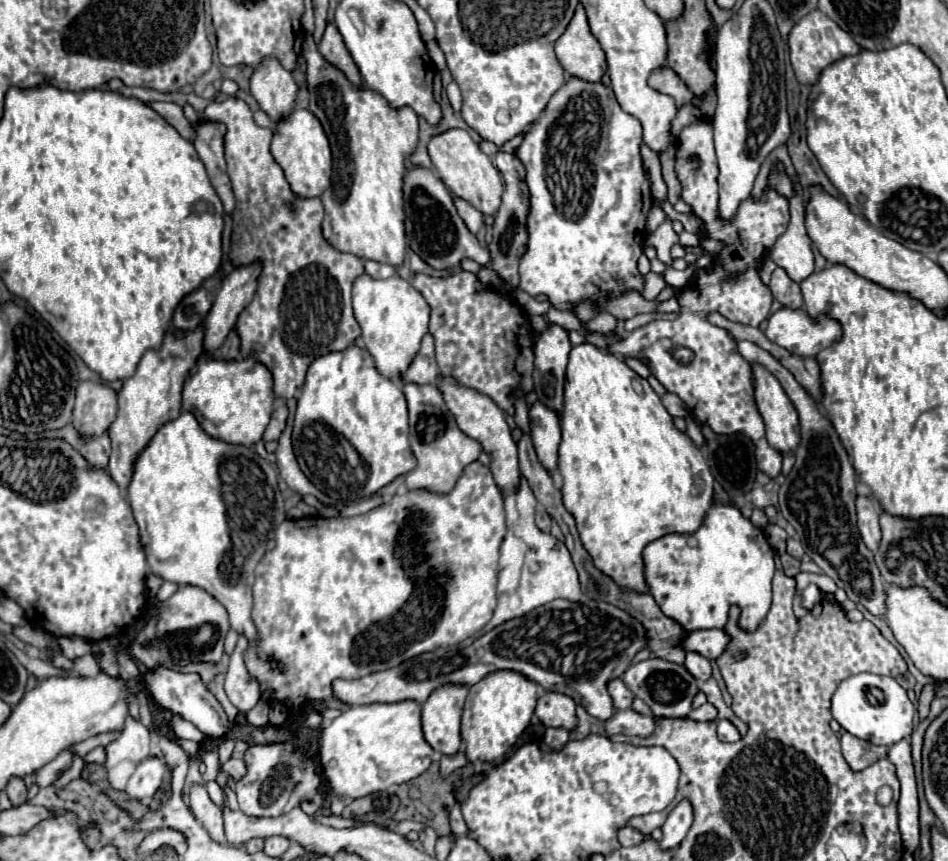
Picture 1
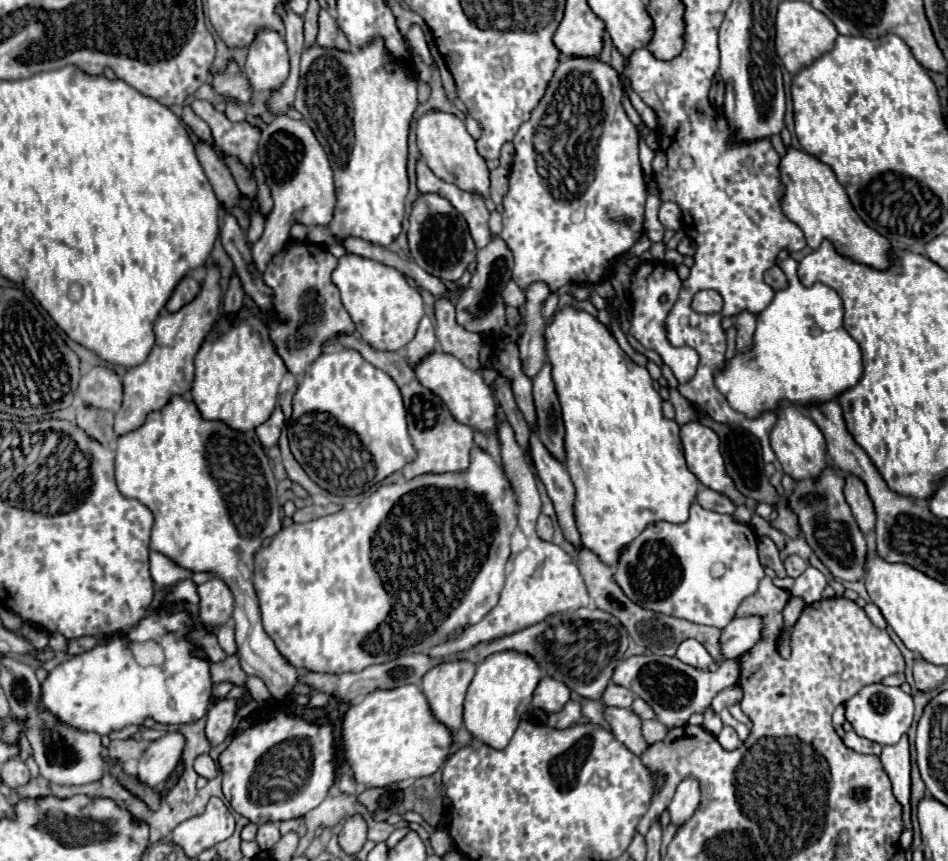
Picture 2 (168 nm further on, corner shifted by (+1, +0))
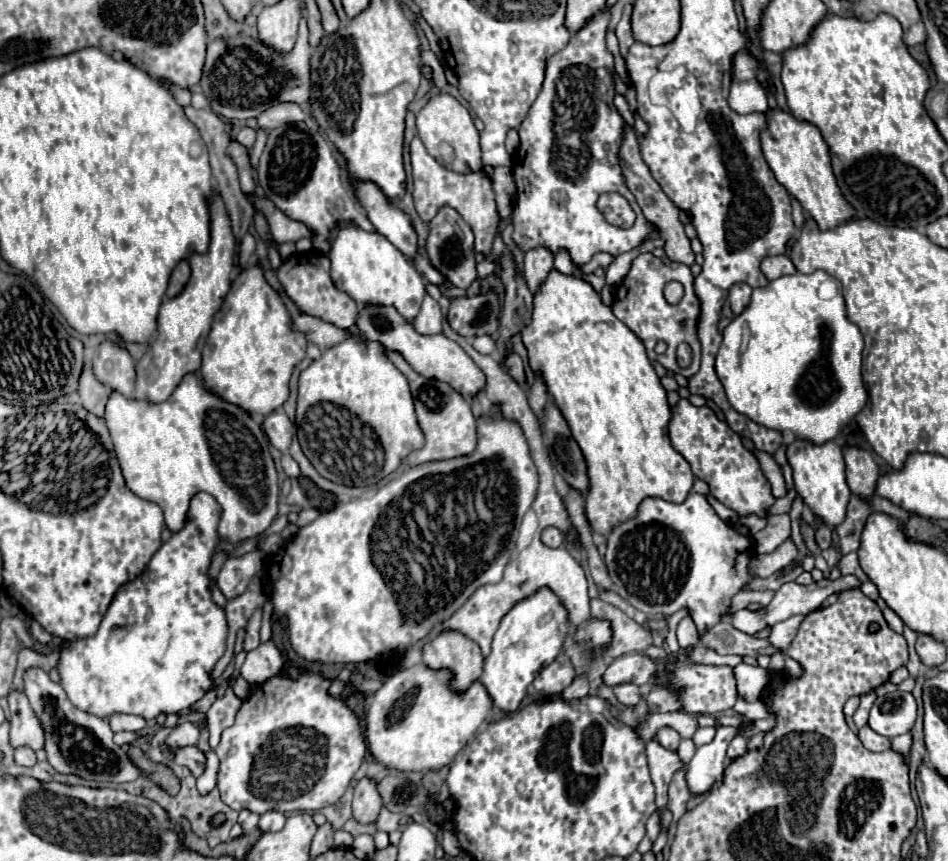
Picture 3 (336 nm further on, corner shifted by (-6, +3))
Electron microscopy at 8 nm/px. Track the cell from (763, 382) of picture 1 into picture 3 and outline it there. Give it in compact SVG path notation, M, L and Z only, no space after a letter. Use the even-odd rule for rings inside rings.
M795 440L787 446L787 460L793 466L793 480L797 496L811 510L813 516L821 518L827 526L839 526L845 520L847 504L851 498L851 490L845 482L845 462L843 448L837 442L825 442L823 446L809 444L805 440Z

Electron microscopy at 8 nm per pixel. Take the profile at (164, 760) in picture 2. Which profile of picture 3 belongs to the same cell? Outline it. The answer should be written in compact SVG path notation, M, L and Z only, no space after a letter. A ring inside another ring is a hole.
M183 722L175 726L175 730L169 734L165 744L169 748L179 748L179 746L195 746L199 740L199 728L193 722Z

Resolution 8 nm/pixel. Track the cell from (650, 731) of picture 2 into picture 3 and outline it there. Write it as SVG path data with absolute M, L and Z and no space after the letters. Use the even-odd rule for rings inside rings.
M661 728L659 734L657 734L657 740L659 740L659 744L661 744L663 748L667 748L667 750L677 750L677 746L679 746L679 742L681 742L681 736L679 736L673 728Z

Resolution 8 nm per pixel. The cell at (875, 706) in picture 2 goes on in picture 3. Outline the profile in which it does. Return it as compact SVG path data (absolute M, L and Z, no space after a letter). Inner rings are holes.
M891 692L879 696L869 714L869 726L887 738L907 734L917 718L917 702L911 692Z

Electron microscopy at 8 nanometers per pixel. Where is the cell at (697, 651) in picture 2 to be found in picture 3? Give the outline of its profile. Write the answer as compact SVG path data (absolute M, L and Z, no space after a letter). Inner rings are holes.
M685 616L679 626L677 626L677 638L679 638L679 646L685 648L685 646L695 646L699 642L699 636L697 636L697 628L695 628L695 622L691 622L691 616Z

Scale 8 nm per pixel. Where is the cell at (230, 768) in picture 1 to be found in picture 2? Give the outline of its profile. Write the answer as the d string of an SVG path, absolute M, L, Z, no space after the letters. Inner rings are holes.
M200 755L194 763L194 769L198 775L206 777L206 779L214 779L218 775L218 769L216 769L216 761L210 757L210 755Z

